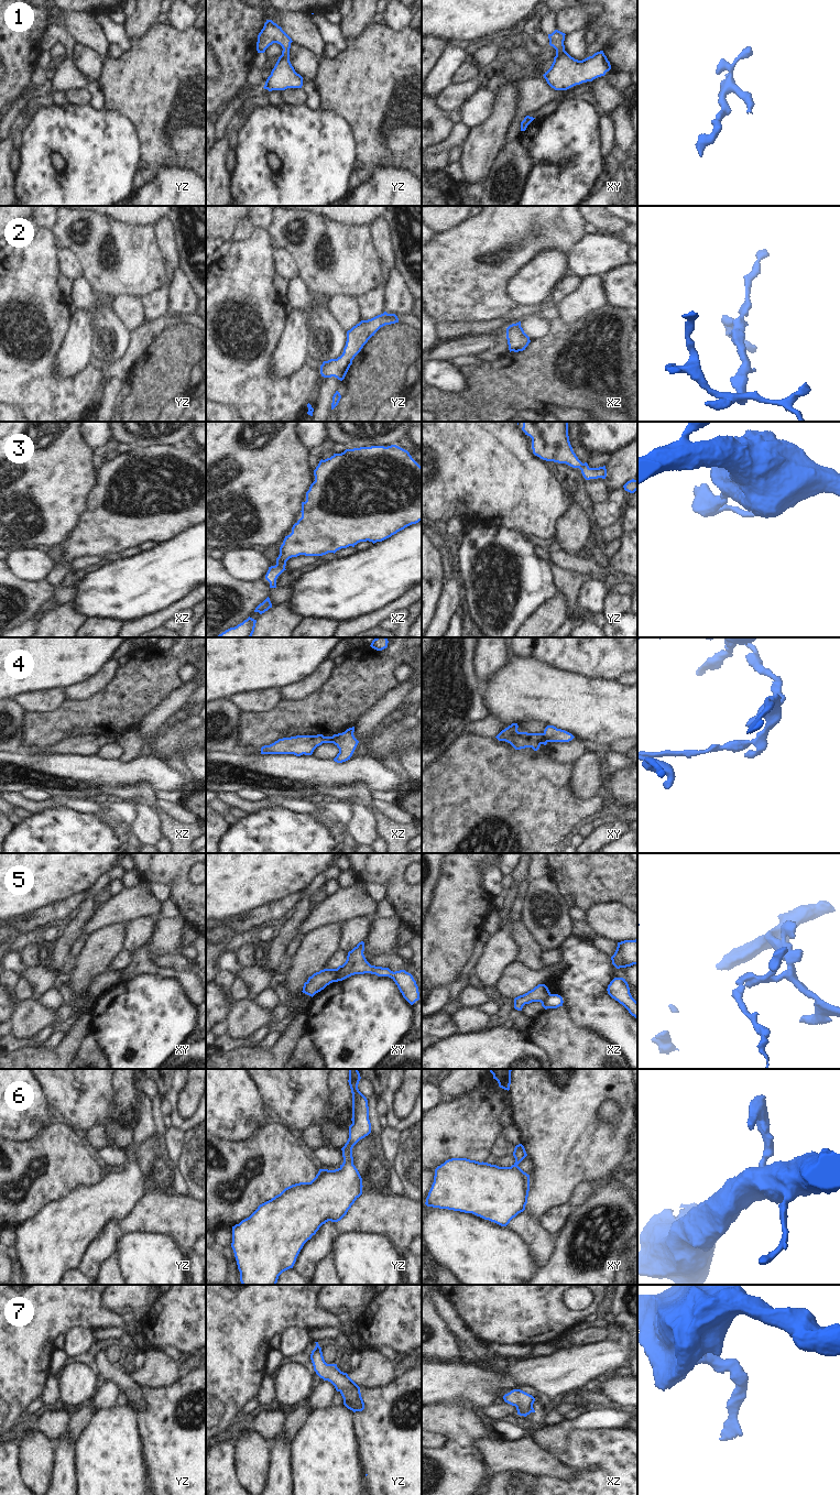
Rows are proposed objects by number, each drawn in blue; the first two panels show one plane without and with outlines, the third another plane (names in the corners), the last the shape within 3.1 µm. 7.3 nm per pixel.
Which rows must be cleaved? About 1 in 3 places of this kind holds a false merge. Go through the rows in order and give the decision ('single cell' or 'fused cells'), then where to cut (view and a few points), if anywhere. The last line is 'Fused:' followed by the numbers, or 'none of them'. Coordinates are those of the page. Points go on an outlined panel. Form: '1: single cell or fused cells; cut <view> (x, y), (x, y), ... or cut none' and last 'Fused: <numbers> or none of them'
1: single cell; cut none
2: fused cells; cut xz (516, 323), (521, 331), (528, 339)
3: single cell; cut none
4: fused cells; cut xy (542, 733), (547, 741)
5: fused cells; cut xy (337, 969), (333, 981)
6: single cell; cut none
7: single cell; cut none
Fused: 2, 4, 5

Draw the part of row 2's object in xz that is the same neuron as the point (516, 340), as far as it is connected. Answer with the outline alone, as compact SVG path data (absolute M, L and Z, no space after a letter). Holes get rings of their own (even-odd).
M517 323L506 328L506 339L510 352L523 351L531 342L531 340L524 336Z

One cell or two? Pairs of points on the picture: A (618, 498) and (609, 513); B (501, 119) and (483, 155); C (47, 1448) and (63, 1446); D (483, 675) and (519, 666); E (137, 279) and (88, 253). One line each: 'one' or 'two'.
A: one
B: one
C: two
D: two
E: one

